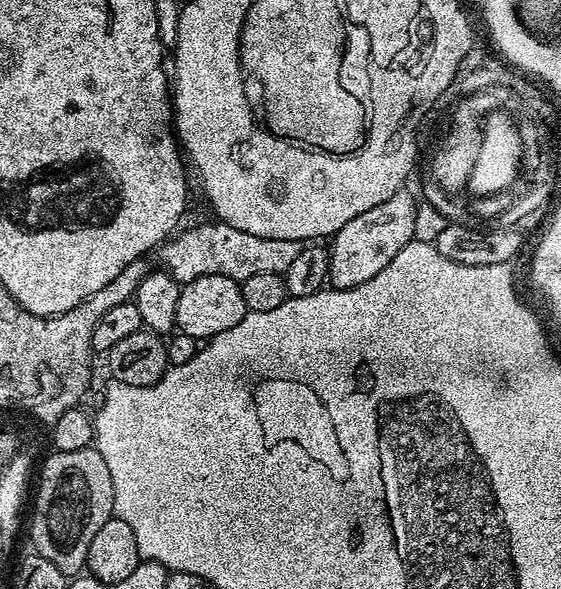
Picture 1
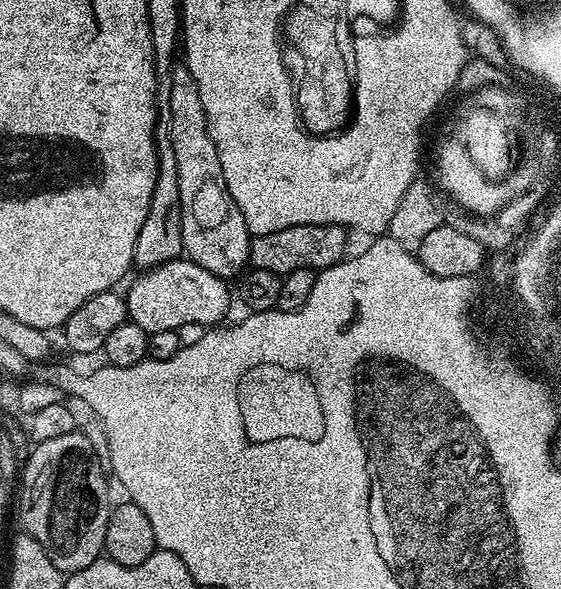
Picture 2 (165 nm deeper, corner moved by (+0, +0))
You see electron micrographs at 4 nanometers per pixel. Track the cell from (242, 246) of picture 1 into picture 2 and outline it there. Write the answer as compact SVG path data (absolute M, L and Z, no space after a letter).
M297 222L286 230L274 230L265 236L252 236L250 240L250 264L258 270L277 272L280 277L299 268L331 268L345 259L349 229L340 222Z

